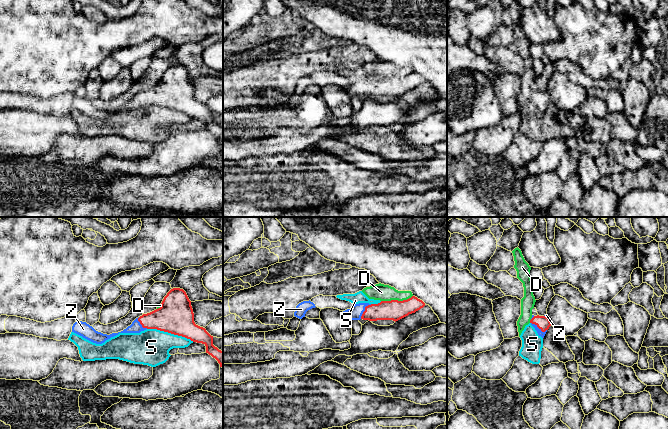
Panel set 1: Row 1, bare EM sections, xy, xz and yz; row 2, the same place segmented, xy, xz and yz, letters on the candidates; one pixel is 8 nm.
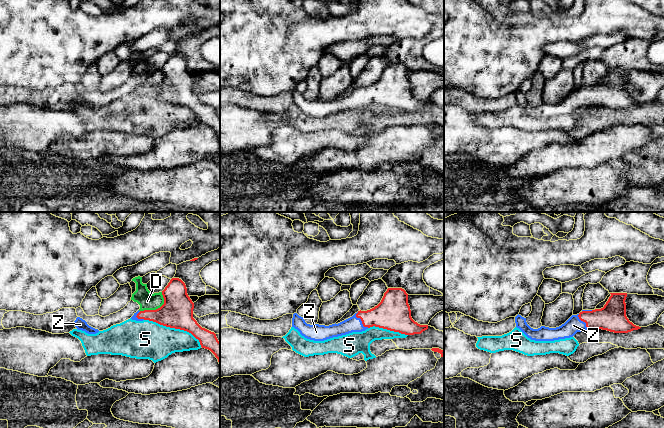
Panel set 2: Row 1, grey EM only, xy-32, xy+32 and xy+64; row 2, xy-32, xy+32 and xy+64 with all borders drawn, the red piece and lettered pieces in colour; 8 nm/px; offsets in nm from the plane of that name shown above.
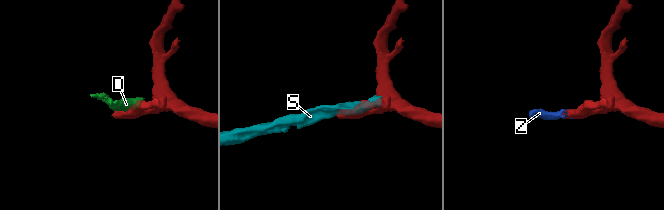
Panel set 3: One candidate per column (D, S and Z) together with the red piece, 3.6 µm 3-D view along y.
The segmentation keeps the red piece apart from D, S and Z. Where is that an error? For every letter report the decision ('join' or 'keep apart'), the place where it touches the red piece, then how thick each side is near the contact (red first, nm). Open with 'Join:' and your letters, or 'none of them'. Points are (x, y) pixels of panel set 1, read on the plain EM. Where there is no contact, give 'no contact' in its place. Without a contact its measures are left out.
Join: Z
D: keep apart | xz (396, 76) | 160/130 nm
S: keep apart | xy (170, 108) | 280/300 nm
Z: join | xz (365, 86) | 160/110 nm

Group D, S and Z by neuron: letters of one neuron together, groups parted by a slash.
D / S / Z

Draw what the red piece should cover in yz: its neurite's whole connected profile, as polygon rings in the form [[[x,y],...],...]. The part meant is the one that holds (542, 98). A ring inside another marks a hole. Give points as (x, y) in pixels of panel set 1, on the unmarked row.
[[[547,90],[544,91],[544,92],[539,92],[539,91],[534,92],[534,91],[532,91],[530,99],[535,104],[538,111],[541,112],[542,114],[544,114],[547,106],[551,102],[551,98],[550,98]]]

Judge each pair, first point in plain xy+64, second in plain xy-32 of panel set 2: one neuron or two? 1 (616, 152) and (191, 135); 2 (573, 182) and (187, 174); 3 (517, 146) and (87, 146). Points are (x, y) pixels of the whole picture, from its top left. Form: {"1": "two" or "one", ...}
{"1": "one", "2": "one", "3": "one"}

